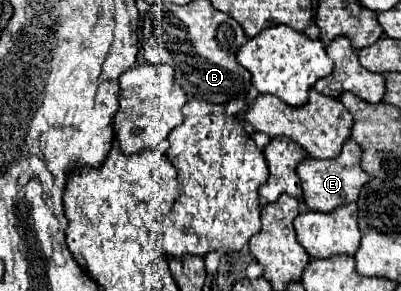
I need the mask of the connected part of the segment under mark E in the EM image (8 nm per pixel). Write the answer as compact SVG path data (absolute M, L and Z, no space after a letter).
M350 138L344 144L342 154L338 158L334 158L334 160L306 158L304 162L300 162L296 172L298 172L298 178L300 178L300 186L304 190L306 206L310 210L318 210L318 212L332 212L338 206L356 202L362 186L370 180L370 176L360 166L360 158L362 158L362 148Z

